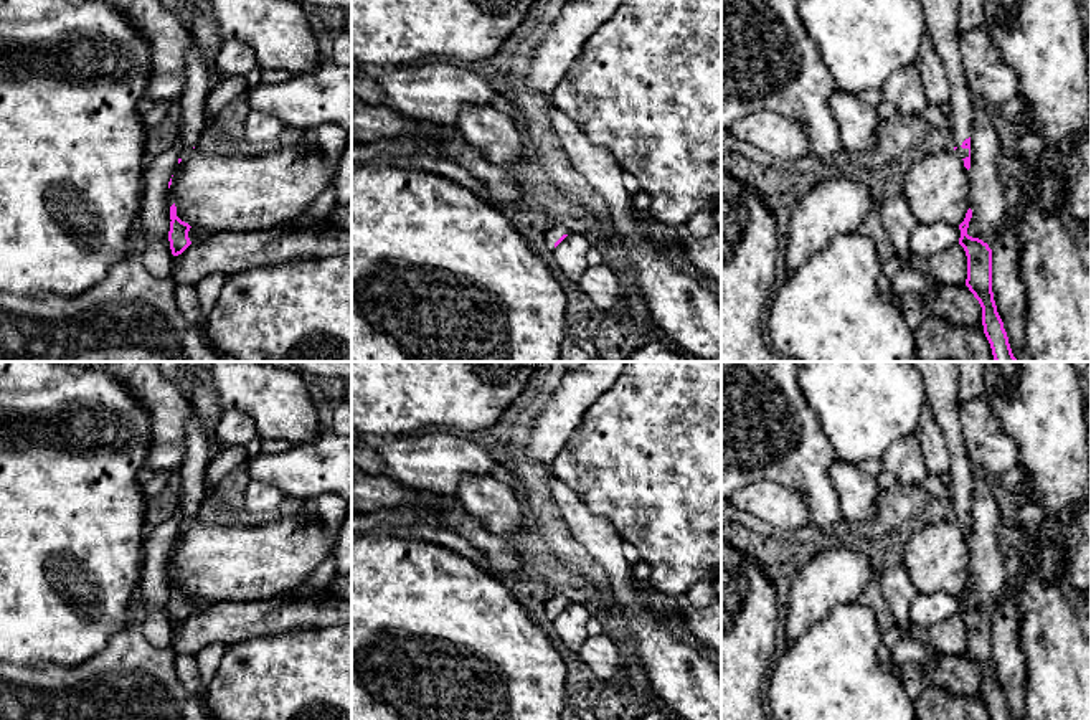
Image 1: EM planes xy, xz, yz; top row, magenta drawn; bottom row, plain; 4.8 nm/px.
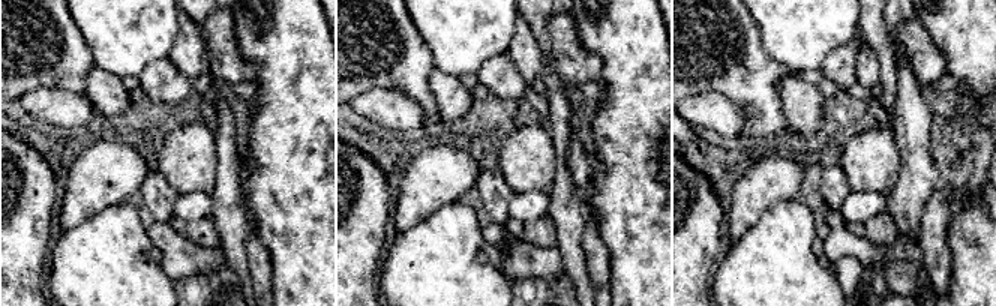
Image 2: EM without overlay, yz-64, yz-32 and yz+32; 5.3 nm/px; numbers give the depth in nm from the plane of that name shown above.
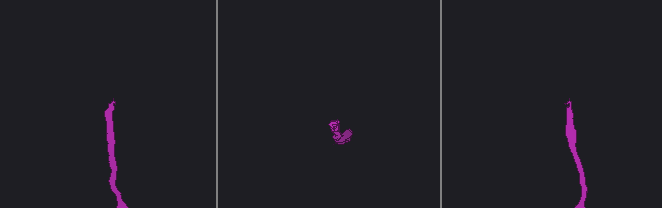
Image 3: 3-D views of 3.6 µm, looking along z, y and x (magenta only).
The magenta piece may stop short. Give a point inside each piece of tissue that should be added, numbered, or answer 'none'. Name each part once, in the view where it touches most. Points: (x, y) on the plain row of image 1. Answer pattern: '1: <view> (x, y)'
1: yz (941, 378)

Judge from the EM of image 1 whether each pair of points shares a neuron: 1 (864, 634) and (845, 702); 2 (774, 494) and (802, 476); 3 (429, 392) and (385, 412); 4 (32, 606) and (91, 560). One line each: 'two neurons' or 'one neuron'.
1: one neuron
2: two neurons
3: one neuron
4: one neuron

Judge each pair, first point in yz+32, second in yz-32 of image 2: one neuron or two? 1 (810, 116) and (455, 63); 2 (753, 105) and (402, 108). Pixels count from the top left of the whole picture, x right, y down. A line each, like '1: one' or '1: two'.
1: two
2: two

